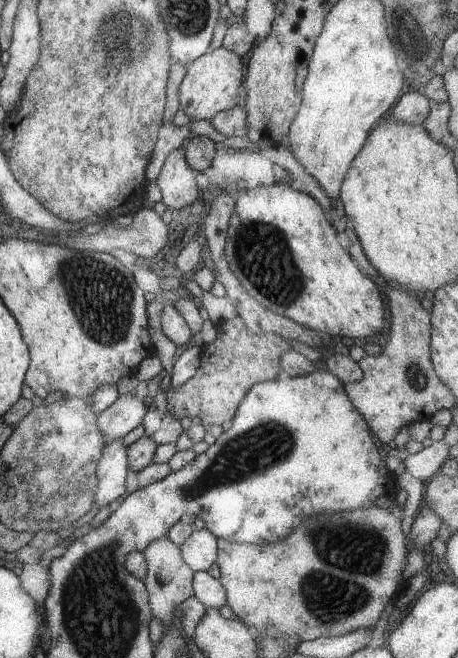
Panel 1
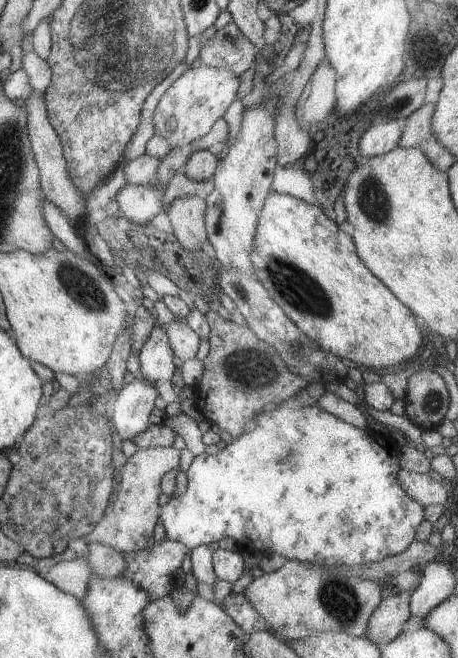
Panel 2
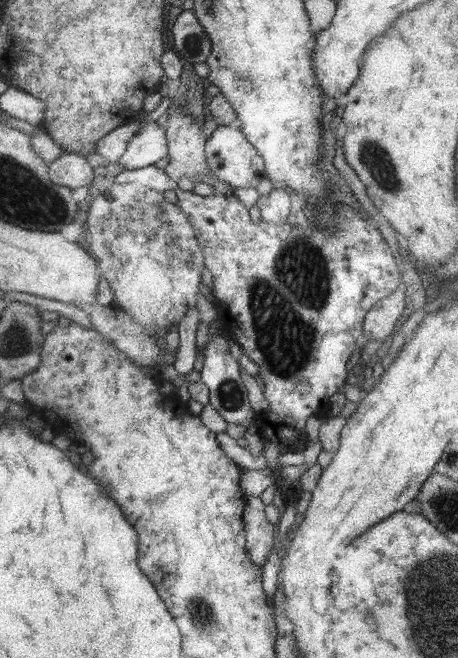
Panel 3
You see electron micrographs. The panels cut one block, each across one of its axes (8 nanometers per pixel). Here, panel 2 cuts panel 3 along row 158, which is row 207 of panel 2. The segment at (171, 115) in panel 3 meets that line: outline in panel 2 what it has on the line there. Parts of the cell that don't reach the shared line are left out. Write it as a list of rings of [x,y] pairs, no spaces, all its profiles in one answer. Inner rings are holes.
[[[182,196],[167,208],[178,242],[192,252],[209,242],[205,228],[206,202],[198,196]]]

